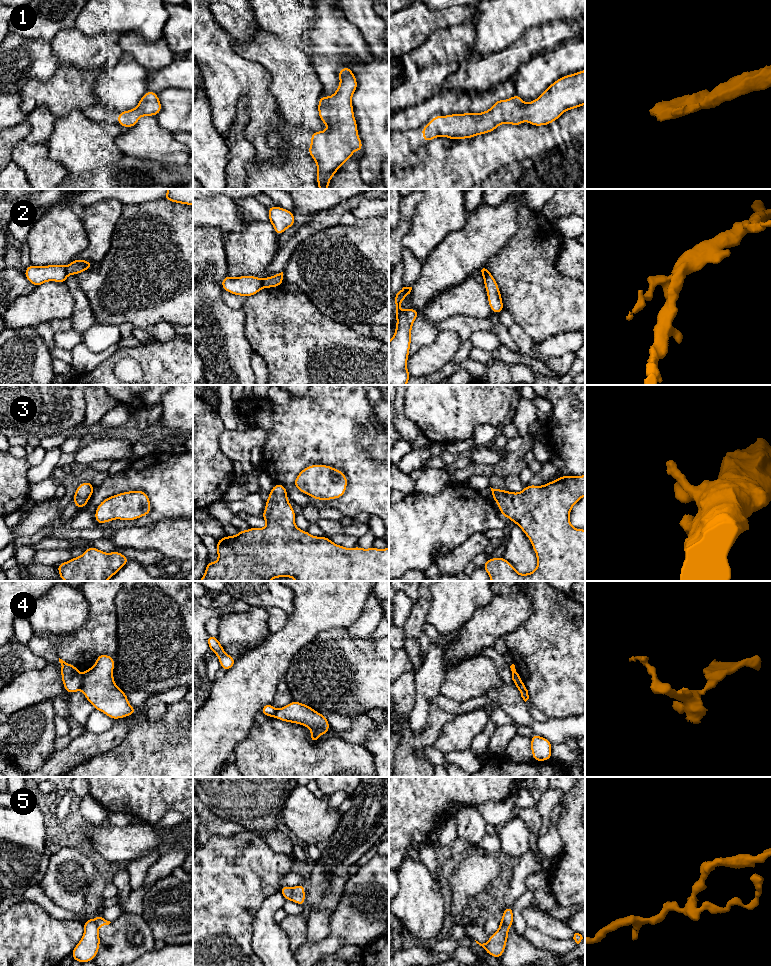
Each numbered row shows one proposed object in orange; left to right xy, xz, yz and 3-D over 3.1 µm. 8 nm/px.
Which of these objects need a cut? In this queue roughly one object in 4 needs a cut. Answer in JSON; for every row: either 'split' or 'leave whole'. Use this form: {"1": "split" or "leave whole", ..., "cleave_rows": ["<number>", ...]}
{"1": "leave whole", "2": "split", "3": "leave whole", "4": "leave whole", "5": "split", "cleave_rows": ["2", "5"]}

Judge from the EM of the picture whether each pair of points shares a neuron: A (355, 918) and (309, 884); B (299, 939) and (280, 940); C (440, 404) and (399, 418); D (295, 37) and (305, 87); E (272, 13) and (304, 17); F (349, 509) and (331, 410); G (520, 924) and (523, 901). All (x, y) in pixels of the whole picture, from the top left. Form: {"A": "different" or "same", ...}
{"A": "different", "B": "different", "C": "different", "D": "different", "E": "same", "F": "same", "G": "same"}

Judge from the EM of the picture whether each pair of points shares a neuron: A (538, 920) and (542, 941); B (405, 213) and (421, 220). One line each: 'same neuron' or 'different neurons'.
A: different neurons
B: different neurons

